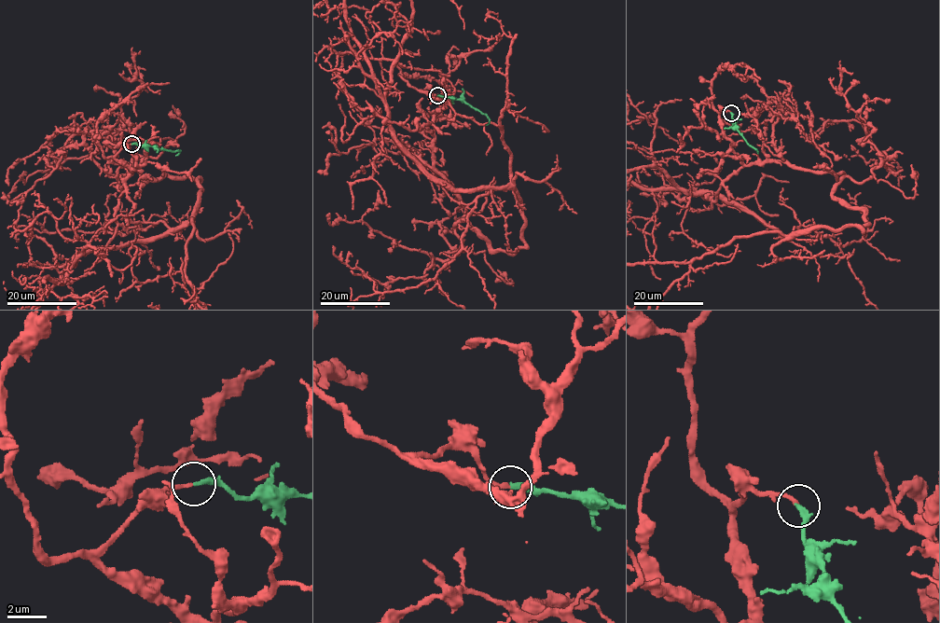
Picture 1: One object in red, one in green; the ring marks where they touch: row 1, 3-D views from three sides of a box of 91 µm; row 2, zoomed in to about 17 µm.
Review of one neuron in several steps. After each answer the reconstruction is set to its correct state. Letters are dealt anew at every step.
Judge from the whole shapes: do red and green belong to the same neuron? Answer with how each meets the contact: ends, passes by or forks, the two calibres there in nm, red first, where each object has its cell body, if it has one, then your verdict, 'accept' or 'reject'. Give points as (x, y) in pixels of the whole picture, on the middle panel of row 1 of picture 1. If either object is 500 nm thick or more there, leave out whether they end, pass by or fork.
red ends | green ends | 200/280 nm | red none | green none | accept

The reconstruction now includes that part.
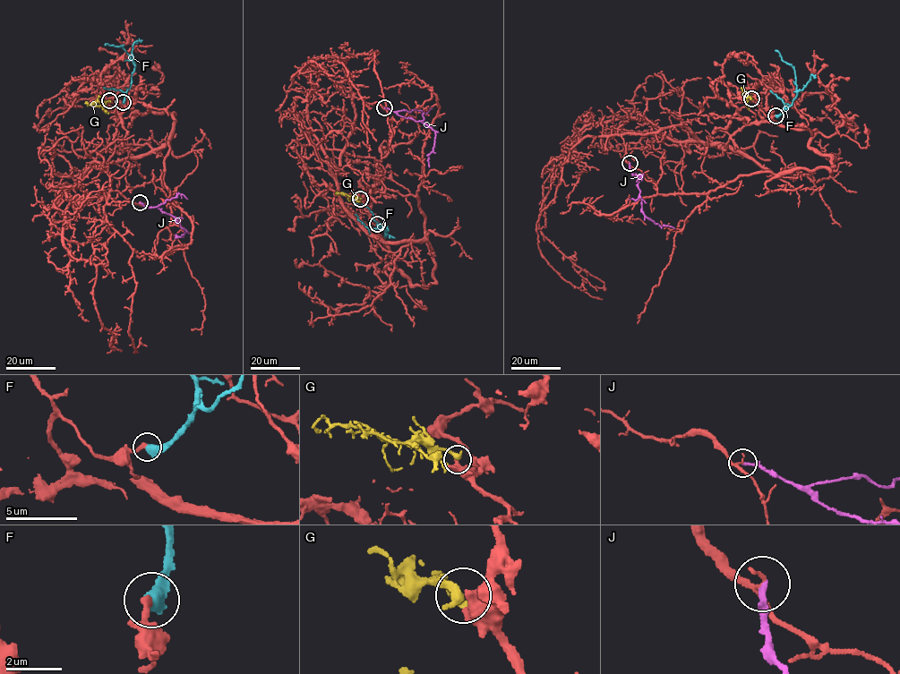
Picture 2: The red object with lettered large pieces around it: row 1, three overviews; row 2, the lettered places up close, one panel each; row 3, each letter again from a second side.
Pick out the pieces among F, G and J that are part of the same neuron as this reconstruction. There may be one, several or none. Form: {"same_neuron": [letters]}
{"same_neuron": []}

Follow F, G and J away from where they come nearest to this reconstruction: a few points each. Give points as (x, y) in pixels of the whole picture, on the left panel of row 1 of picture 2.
F: (123, 102), (134, 64), (123, 46), (105, 44)
G: (109, 100), (92, 105), (86, 101)
J: (140, 202), (158, 207), (177, 220), (186, 230), (182, 235), (175, 234)

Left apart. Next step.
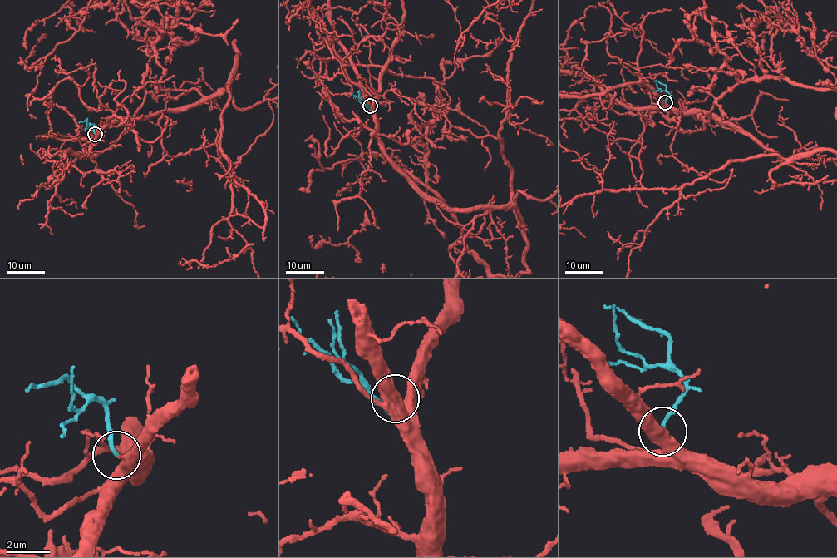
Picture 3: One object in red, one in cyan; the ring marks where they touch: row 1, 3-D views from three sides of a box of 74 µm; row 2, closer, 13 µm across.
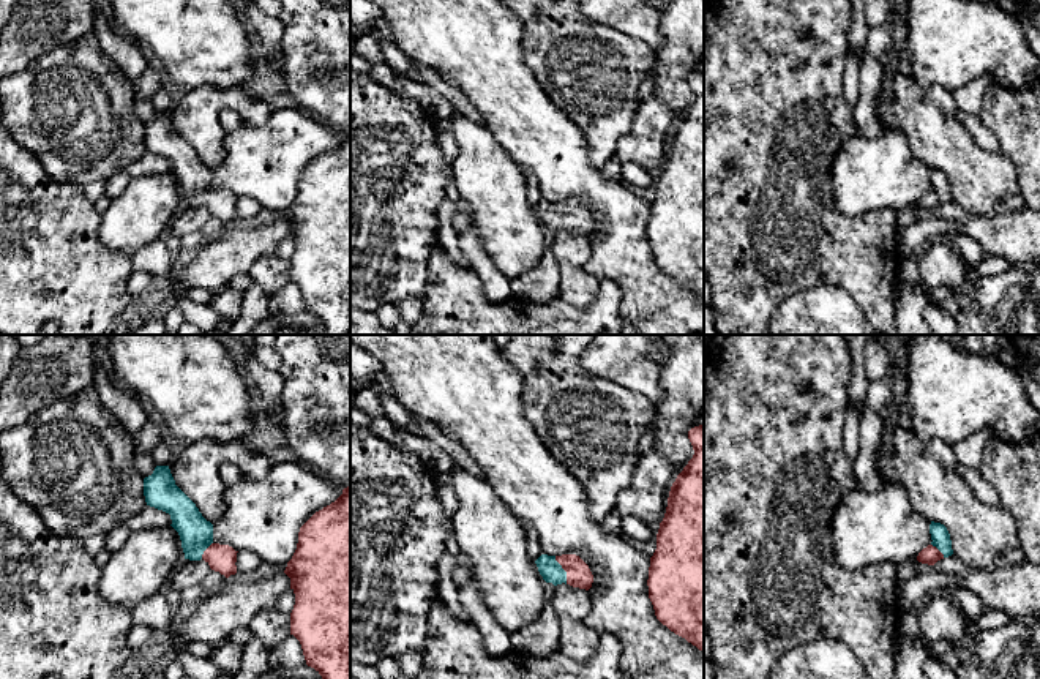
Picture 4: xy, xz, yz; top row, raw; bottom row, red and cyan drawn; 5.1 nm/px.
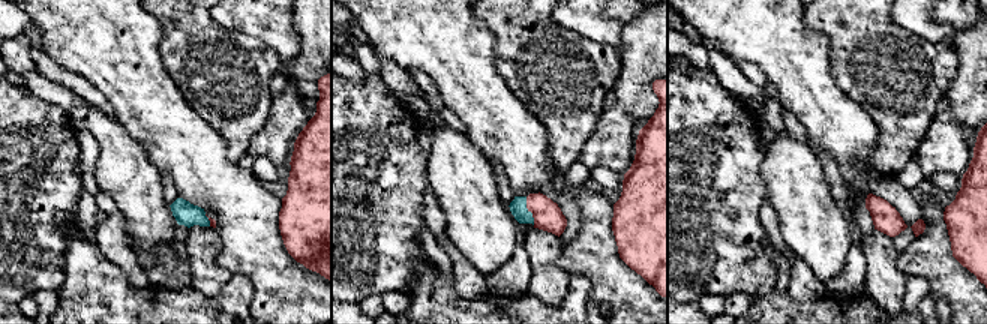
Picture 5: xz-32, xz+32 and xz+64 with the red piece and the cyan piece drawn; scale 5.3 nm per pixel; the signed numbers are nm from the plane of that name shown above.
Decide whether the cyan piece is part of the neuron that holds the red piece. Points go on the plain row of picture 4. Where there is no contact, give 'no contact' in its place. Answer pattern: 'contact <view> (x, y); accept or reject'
contact xz (564, 215); accept

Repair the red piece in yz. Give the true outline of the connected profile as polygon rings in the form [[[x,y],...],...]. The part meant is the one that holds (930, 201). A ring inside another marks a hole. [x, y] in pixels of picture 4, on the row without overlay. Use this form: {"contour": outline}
{"contour": [[[931,167],[930,180],[933,188],[918,199],[917,207],[934,212],[937,207],[952,202],[953,196],[950,180],[944,171]]]}

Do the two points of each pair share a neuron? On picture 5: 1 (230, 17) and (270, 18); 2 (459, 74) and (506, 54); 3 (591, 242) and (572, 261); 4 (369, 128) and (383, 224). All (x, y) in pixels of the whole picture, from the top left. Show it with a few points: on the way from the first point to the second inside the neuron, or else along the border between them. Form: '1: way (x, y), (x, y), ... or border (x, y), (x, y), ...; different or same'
1: way (240, 17), (260, 17); same
2: border (482, 26), (494, 38), (494, 66), (510, 90); different
3: way (587, 246), (576, 257); same
4: way (369, 152), (369, 200); same

